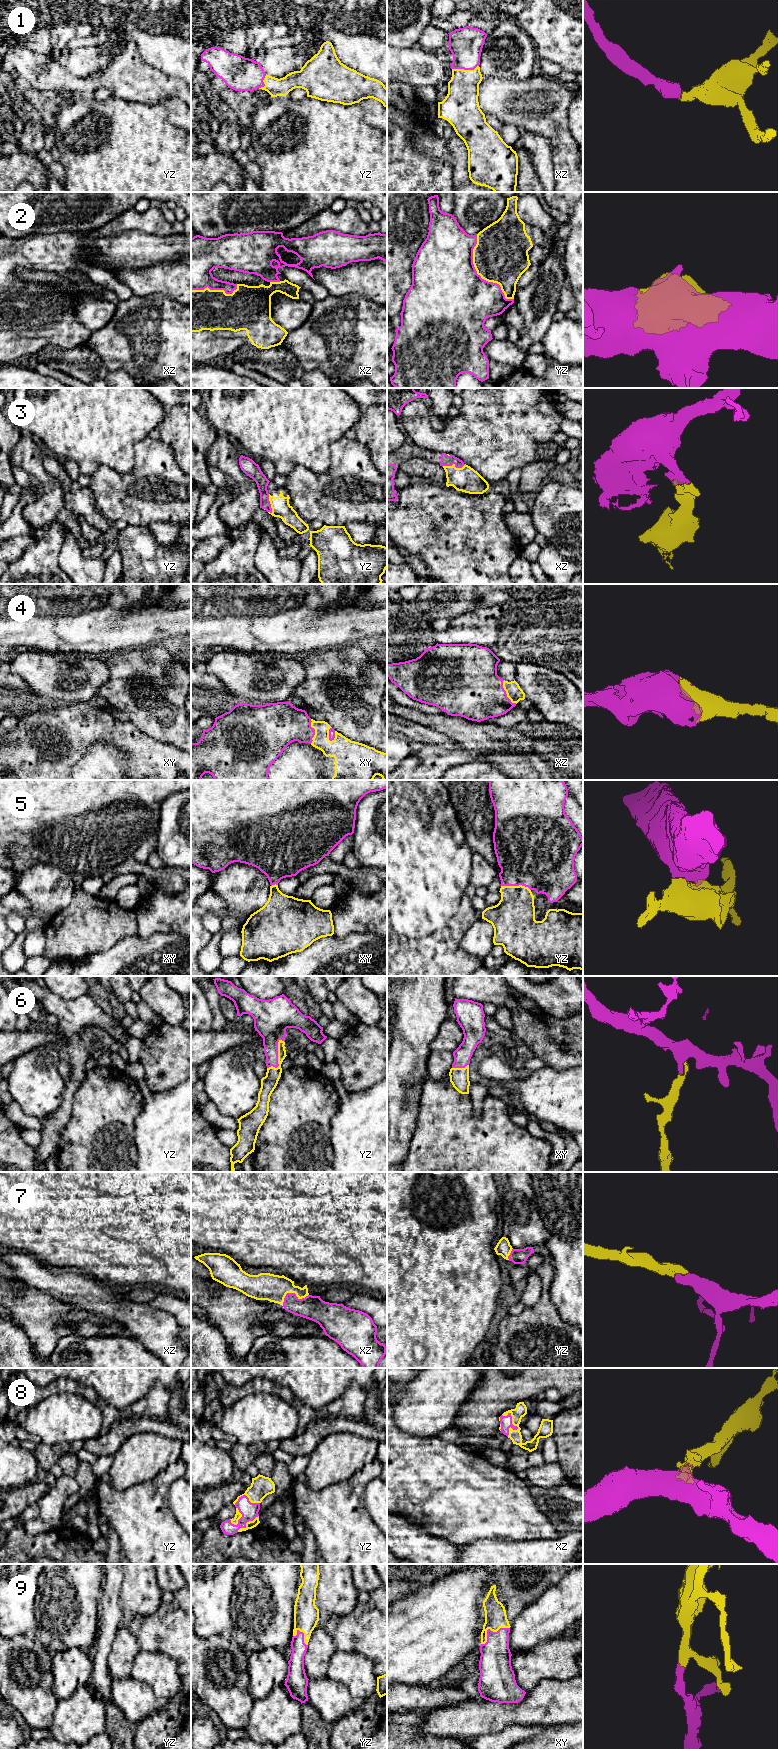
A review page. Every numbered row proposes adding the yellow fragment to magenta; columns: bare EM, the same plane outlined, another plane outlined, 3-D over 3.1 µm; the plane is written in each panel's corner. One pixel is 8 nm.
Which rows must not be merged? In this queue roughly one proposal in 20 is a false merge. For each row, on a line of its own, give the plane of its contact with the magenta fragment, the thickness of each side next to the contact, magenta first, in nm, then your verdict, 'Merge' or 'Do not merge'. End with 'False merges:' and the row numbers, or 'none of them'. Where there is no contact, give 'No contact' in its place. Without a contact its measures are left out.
1: Touches magenta in xz. Thickness 260 nm (magenta) against 260 nm. Merge
2: Touches magenta in yz. Thickness 500 nm (magenta) against 440 nm. Merge
3: Touches magenta in xz. Thickness 90 nm (magenta) against 200 nm. Merge
4: Touches magenta in xz. Thickness 460 nm (magenta) against 120 nm. Merge
5: Touches magenta in yz. Thickness 480 nm (magenta) against 340 nm. Merge
6: Touches magenta in yz. Thickness 220 nm (magenta) against 130 nm. Merge
7: Touches magenta in xz. Thickness 190 nm (magenta) against 220 nm. Merge
8: Touches magenta in xz. Thickness 100 nm (magenta) against 120 nm. Merge
9: Touches magenta in xy. Thickness 260 nm (magenta) against 180 nm. Merge
False merges: none of them

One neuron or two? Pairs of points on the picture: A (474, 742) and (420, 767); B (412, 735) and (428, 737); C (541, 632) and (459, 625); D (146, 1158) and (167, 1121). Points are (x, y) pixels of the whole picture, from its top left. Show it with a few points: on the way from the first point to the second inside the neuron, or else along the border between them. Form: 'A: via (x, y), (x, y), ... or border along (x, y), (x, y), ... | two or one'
A: border along (462, 747), (478, 750), (480, 759) | two
B: via (416, 735), (424, 735) | one
C: via (521, 632), (499, 632), (495, 629), (479, 629) | one
D: via (152, 1149), (152, 1138), (160, 1130) | one

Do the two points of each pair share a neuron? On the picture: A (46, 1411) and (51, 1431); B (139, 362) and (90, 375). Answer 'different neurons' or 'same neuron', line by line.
A: same neuron
B: different neurons

